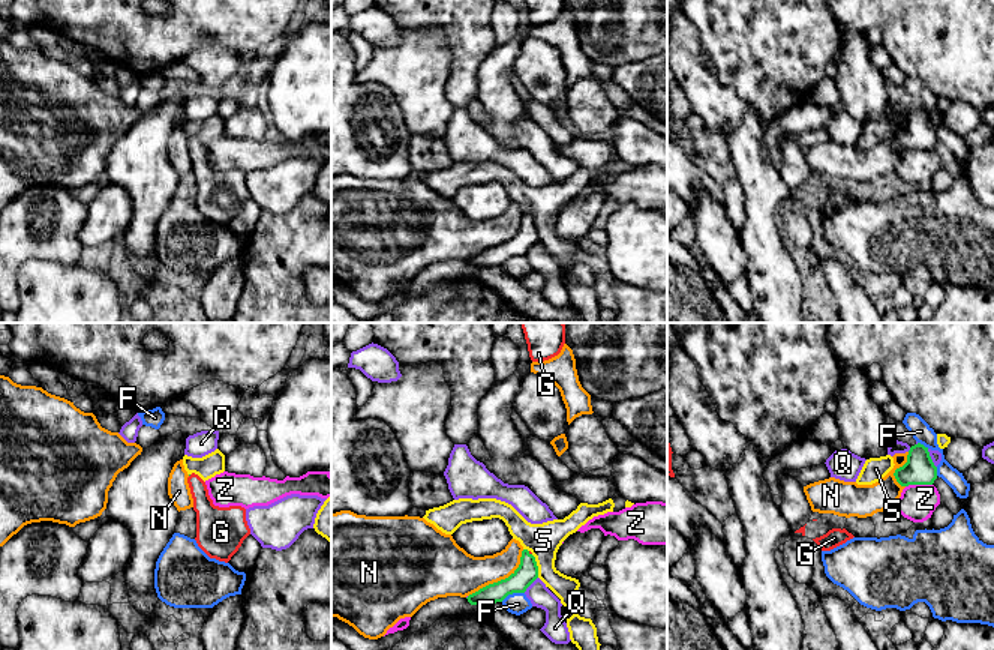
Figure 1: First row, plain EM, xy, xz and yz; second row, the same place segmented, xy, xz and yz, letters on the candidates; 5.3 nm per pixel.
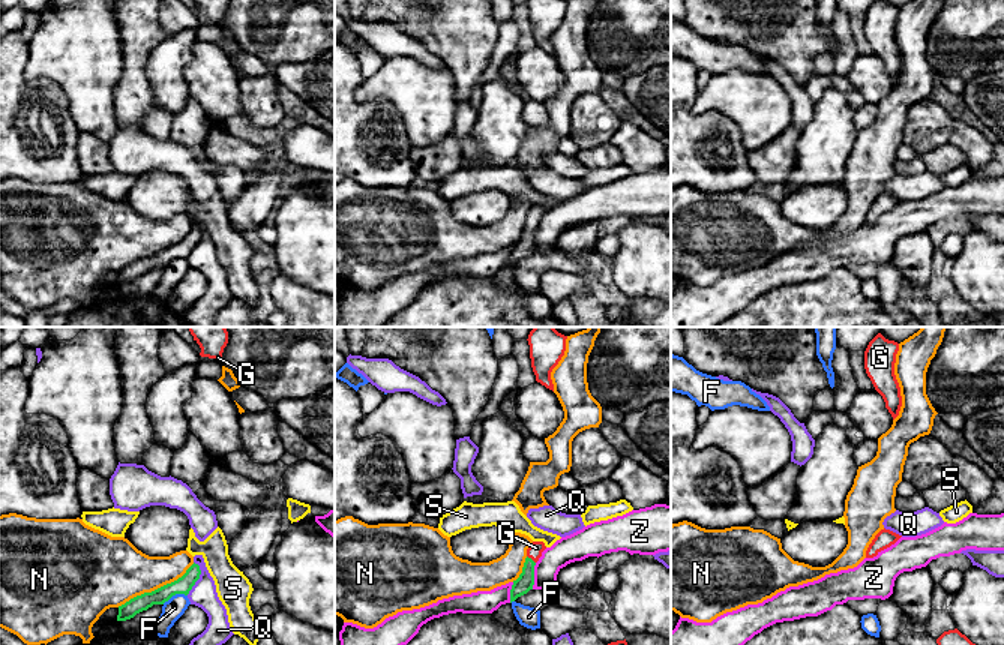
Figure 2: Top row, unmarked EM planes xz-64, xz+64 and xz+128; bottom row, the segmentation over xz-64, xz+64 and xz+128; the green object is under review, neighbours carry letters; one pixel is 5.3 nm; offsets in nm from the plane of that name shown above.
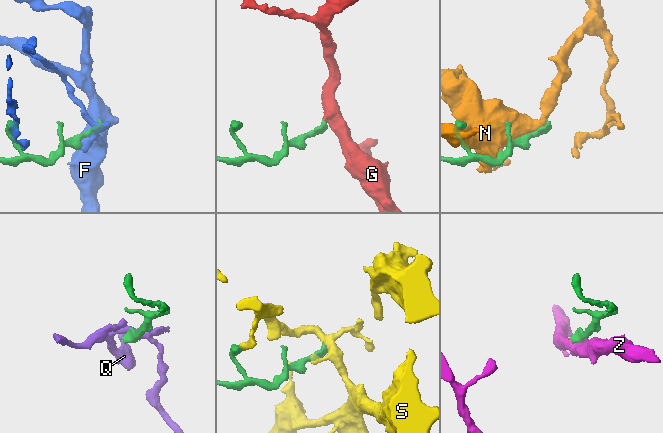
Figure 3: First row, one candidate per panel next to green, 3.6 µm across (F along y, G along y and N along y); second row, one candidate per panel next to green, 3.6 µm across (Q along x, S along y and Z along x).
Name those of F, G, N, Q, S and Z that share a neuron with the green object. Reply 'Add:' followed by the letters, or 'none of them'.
Add: G

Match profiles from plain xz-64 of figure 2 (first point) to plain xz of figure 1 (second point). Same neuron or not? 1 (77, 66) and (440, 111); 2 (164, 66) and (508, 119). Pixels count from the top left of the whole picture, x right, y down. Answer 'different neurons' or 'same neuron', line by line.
1: same neuron
2: same neuron

